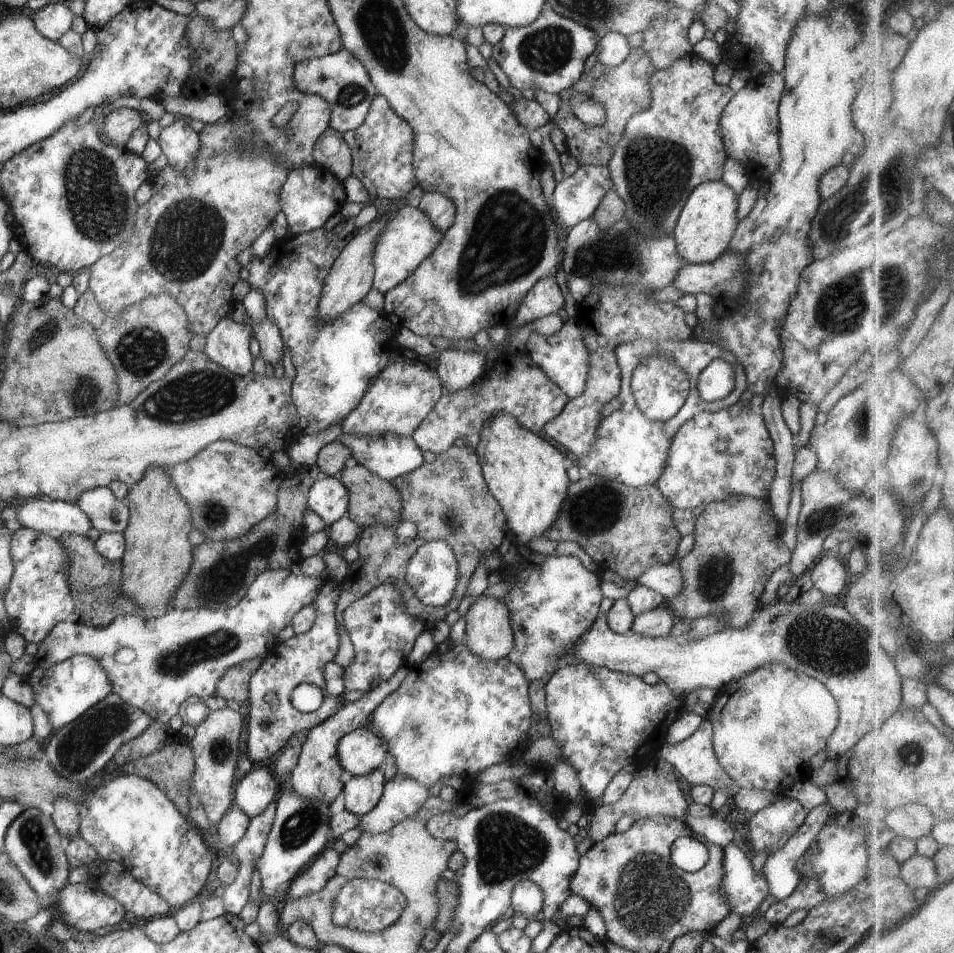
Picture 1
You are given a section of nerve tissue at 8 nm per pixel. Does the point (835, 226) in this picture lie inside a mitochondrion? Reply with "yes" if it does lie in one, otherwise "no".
yes

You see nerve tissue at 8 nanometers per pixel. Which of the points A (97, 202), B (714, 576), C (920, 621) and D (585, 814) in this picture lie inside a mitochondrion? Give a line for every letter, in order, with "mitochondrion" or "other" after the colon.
A: mitochondrion
B: mitochondrion
C: other
D: other

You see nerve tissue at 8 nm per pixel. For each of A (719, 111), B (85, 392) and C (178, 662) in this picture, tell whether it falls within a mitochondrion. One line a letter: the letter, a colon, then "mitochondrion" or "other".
A: other
B: mitochondrion
C: mitochondrion

